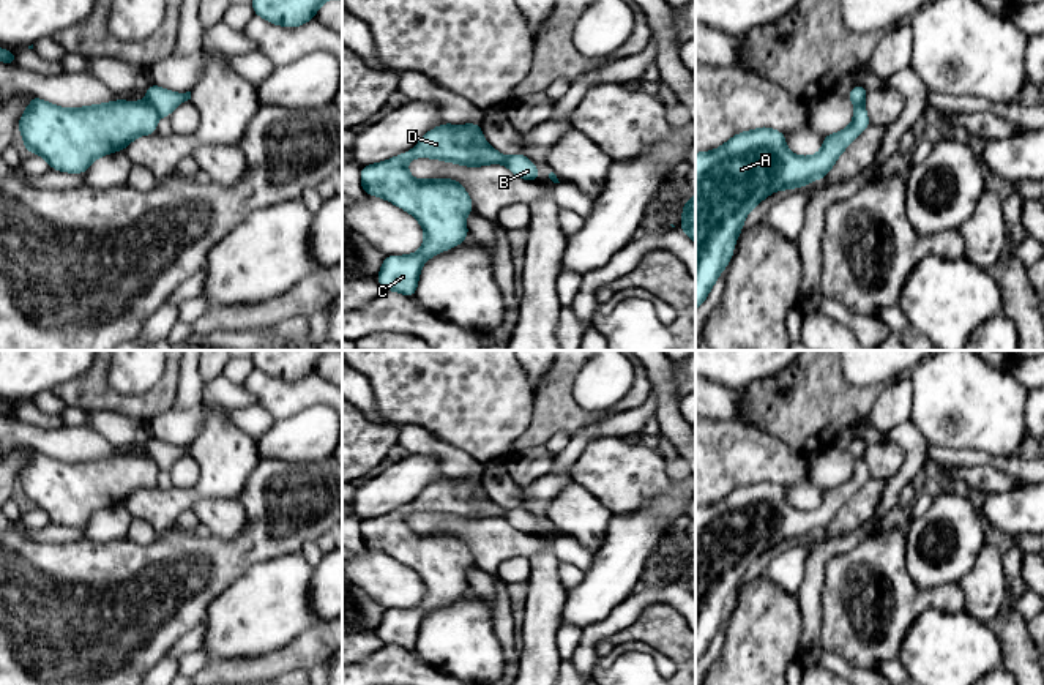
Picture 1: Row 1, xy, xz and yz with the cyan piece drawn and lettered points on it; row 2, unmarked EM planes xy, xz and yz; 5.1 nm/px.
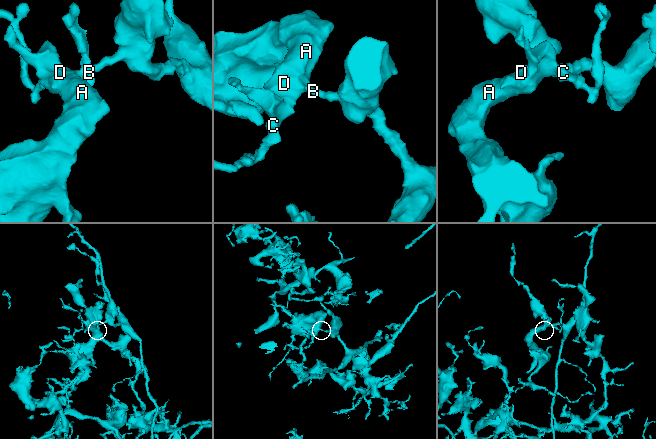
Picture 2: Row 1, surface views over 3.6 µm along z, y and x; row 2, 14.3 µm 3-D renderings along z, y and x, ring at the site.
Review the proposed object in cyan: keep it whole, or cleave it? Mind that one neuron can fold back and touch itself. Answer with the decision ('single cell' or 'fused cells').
fused cells

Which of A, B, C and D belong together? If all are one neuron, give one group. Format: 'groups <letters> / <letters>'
groups A C D / B

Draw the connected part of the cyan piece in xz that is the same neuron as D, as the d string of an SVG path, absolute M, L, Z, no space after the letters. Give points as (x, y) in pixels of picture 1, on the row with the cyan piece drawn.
M442 123L427 131L415 148L361 167L363 191L408 211L424 230L424 243L415 254L386 256L375 278L383 290L407 297L415 297L421 268L429 257L460 245L468 237L465 218L473 211L472 199L459 182L413 178L407 170L407 163L413 158L468 167L505 164L505 156L486 142L481 125Z

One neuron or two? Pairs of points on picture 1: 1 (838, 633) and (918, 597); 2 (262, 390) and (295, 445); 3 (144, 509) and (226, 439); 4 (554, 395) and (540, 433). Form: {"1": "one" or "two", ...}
{"1": "one", "2": "two", "3": "one", "4": "one"}

